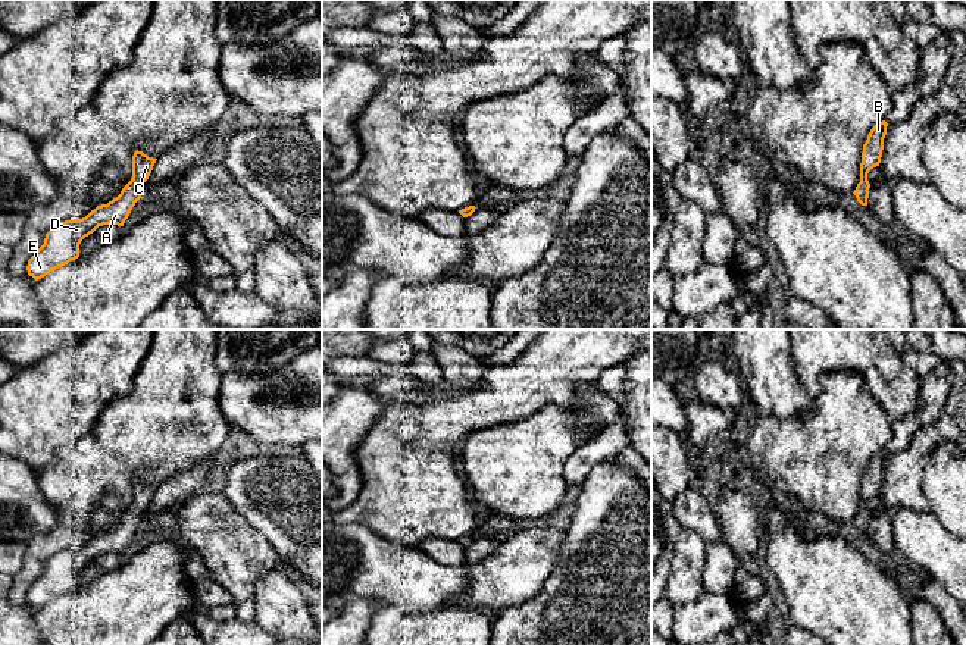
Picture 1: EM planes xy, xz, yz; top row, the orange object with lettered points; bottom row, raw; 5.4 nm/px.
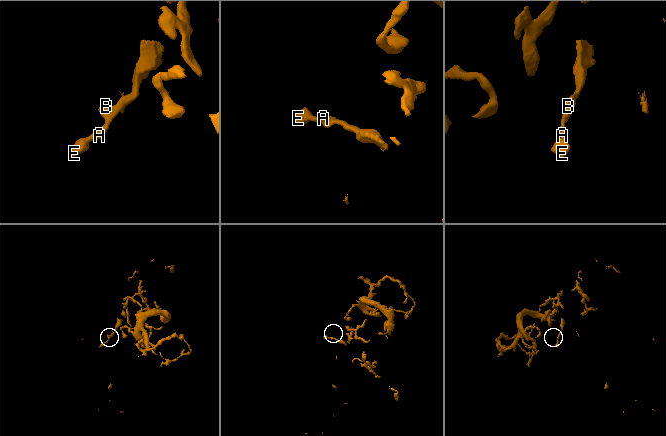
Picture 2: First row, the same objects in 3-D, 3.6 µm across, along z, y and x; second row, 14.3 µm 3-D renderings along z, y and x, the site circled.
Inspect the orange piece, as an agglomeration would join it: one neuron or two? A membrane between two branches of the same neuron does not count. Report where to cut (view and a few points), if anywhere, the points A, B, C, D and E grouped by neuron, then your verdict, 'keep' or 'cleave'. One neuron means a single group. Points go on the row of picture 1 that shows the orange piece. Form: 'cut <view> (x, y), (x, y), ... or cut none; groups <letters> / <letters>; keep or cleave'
cut none; groups A B C D E; keep

